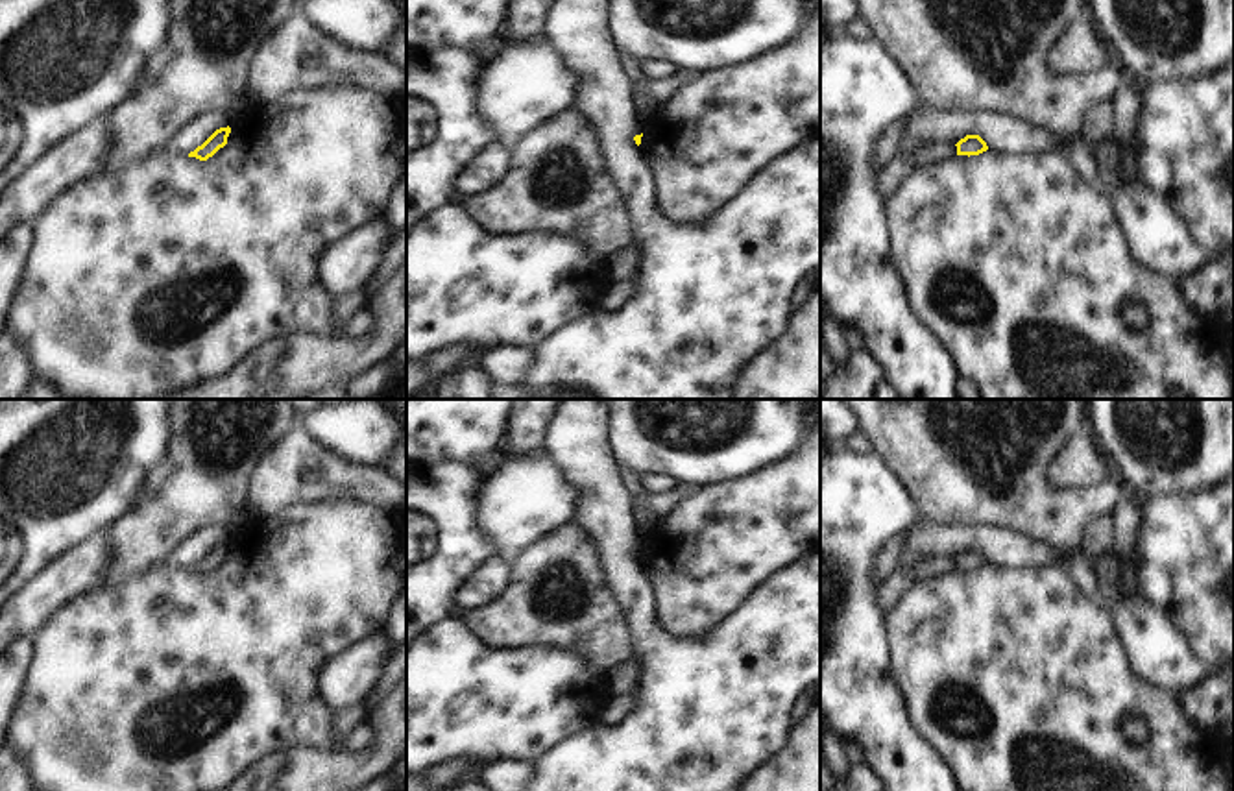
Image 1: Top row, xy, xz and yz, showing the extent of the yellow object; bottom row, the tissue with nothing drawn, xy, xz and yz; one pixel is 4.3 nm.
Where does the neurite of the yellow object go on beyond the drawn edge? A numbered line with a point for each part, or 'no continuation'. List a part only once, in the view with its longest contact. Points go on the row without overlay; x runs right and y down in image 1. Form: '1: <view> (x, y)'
no continuation

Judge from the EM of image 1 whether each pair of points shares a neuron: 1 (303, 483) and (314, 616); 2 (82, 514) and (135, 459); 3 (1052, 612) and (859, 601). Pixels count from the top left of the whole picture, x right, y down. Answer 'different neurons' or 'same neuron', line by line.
1: different neurons
2: same neuron
3: different neurons

